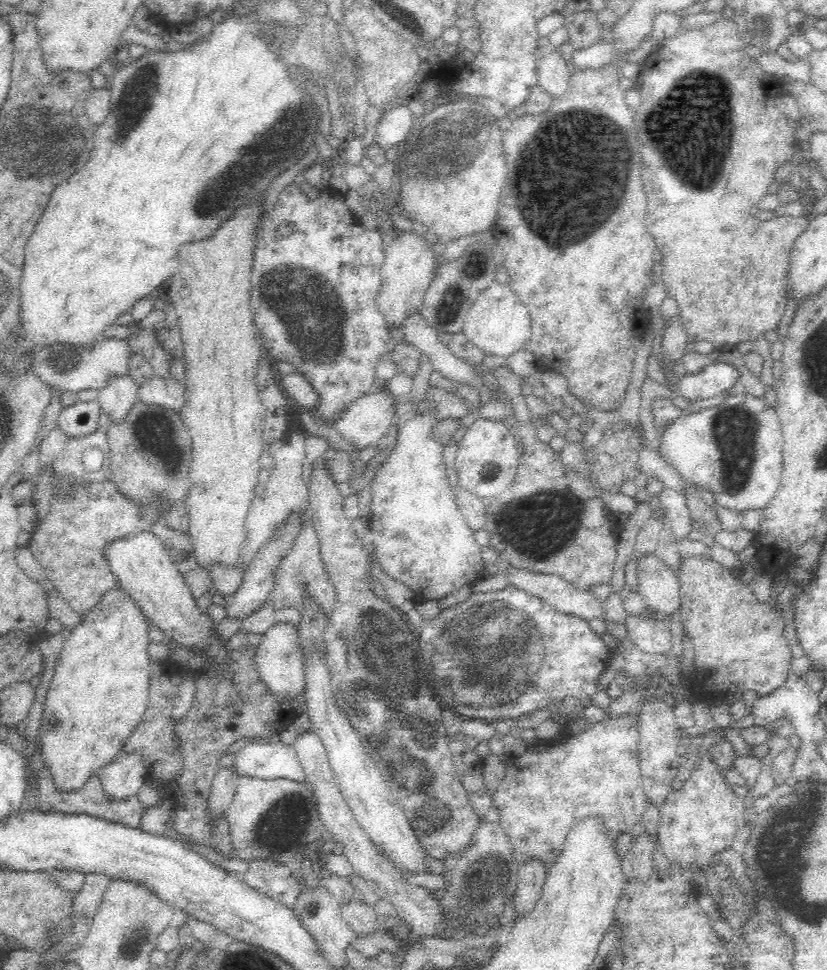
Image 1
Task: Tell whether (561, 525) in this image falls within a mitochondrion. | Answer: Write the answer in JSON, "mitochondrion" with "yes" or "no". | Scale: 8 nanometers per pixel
{"mitochondrion":"yes"}

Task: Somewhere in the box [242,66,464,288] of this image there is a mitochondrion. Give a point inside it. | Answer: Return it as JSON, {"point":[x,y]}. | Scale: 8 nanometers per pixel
{"point":[285,136]}

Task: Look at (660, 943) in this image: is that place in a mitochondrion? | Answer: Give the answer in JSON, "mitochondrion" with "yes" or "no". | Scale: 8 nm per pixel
{"mitochondrion":"no"}

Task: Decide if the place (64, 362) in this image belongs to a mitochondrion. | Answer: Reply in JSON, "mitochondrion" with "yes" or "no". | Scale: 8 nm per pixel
{"mitochondrion":"yes"}

